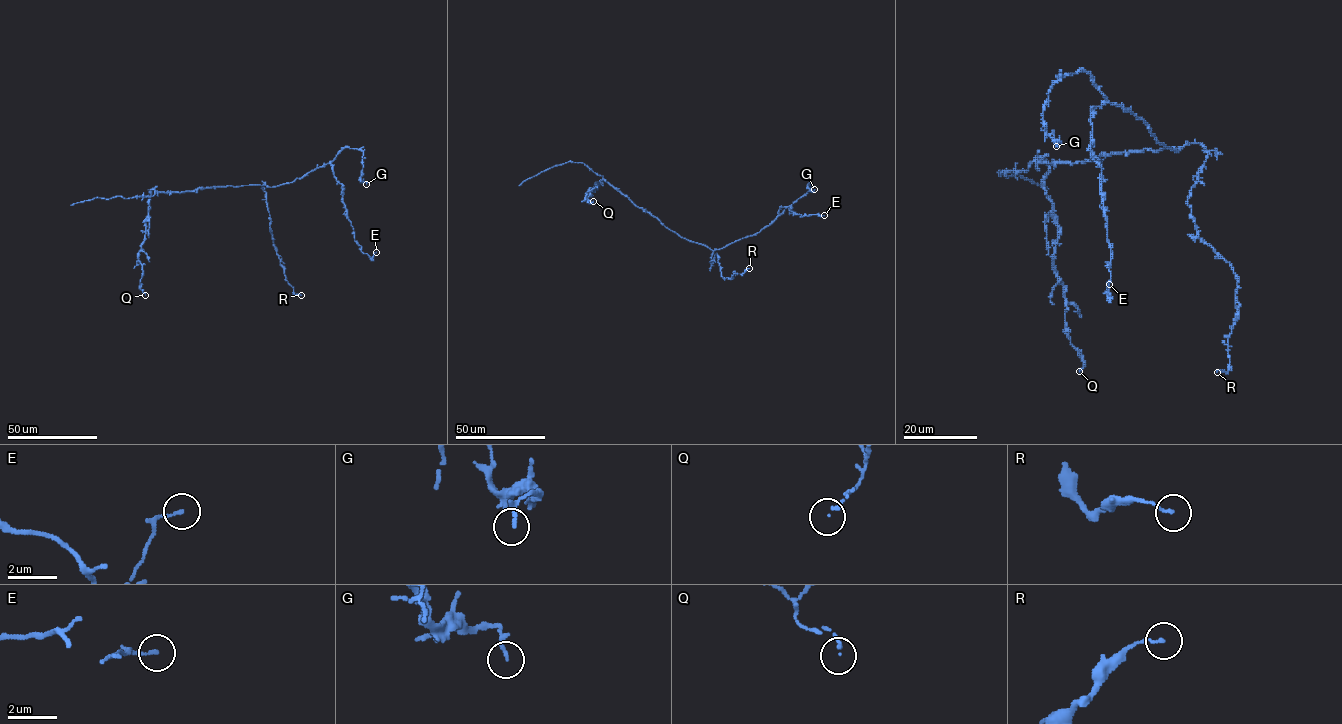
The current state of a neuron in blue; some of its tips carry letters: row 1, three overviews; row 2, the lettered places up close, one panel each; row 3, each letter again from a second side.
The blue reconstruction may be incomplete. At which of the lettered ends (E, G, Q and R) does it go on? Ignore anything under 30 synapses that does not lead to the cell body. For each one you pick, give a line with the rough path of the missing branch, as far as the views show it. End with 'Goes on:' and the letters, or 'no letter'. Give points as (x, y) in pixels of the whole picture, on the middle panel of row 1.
Goes on: no letter

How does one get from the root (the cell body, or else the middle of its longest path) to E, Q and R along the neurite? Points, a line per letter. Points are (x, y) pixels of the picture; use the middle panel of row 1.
E: (692, 242), (712, 250), (722, 249), (768, 226), (780, 206), (790, 206), (791, 212), (802, 216), (824, 215)
Q: (692, 242), (669, 230), (603, 179), (586, 193), (591, 194), (588, 202), (593, 201)
R: (692, 242), (713, 251), (712, 264), (717, 254), (724, 278), (742, 274), (749, 268)

